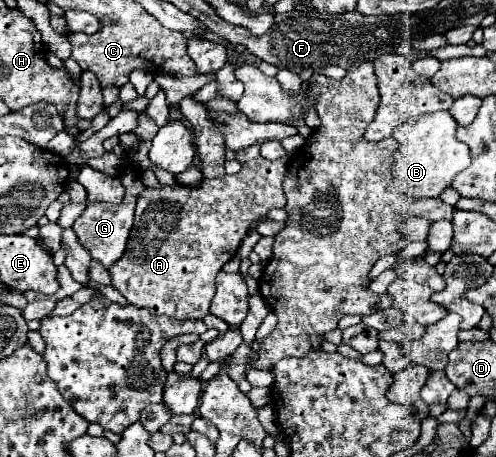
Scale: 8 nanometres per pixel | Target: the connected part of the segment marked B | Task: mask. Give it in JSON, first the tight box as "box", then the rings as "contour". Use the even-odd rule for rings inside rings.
{"box":[390,111,470,197],"contour":[[[448,111],[412,117],[400,125],[394,133],[398,149],[392,167],[394,181],[390,185],[390,191],[412,193],[414,197],[438,197],[452,183],[454,175],[470,165],[470,153],[466,149],[466,143],[458,141],[456,129],[458,123]]]}

